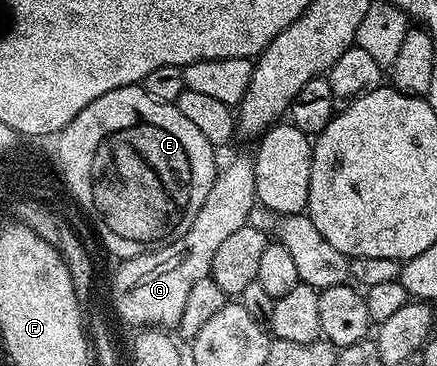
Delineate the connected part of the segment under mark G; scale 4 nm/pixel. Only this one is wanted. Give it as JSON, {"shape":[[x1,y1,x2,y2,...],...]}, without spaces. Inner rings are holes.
{"shape":[[252,156,237,157,220,166,211,191,199,207,193,226,182,237,162,249,127,257,113,273,113,309,129,325,136,327,176,327,183,315,191,286,209,276,211,259,224,241,239,227,250,224,253,205,258,204,255,191,255,167]]}

